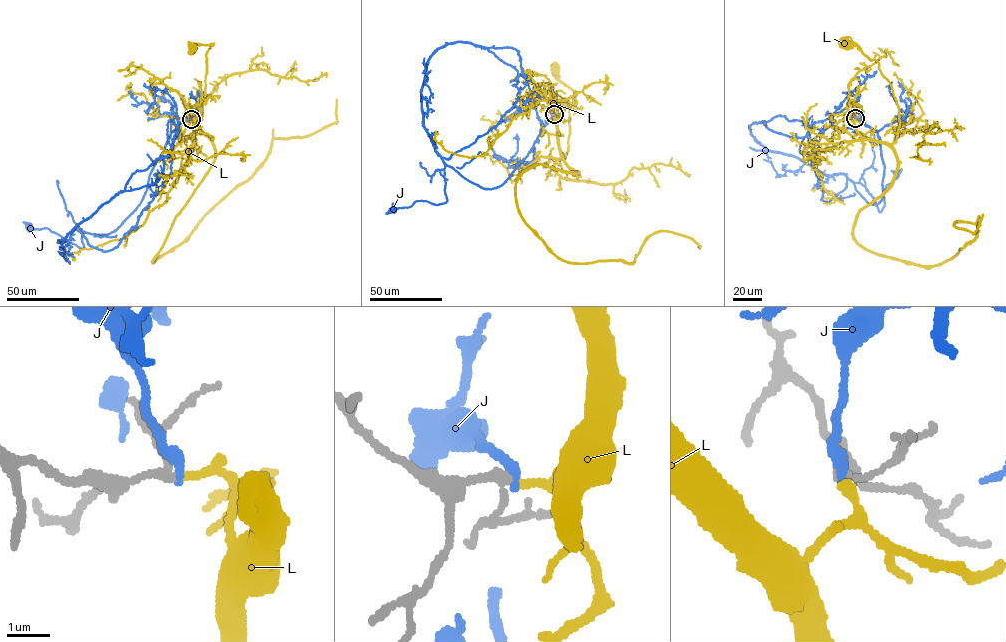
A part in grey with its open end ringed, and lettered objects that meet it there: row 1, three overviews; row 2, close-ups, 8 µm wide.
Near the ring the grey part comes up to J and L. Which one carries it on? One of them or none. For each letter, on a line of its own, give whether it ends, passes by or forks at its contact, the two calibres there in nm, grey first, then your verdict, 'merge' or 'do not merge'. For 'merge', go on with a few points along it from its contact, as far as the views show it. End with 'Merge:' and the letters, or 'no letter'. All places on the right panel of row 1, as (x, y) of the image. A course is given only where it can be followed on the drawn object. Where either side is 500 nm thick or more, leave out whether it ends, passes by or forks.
J: it ends | 160/240 nm | do not merge
L: it ends | 160/190 nm | merge | via (855, 118), (854, 128), (862, 137), (896, 141), (899, 106), (891, 84), (877, 61), (855, 45), (844, 43)
Merge: L

